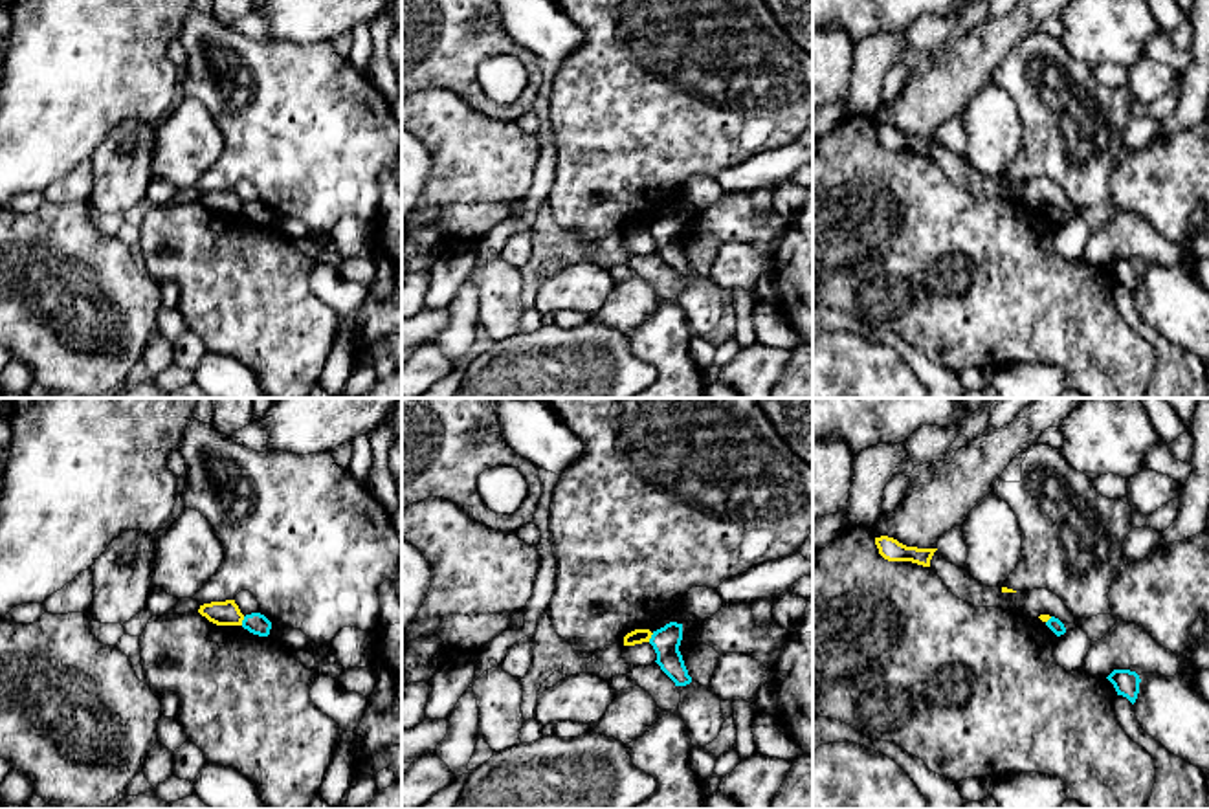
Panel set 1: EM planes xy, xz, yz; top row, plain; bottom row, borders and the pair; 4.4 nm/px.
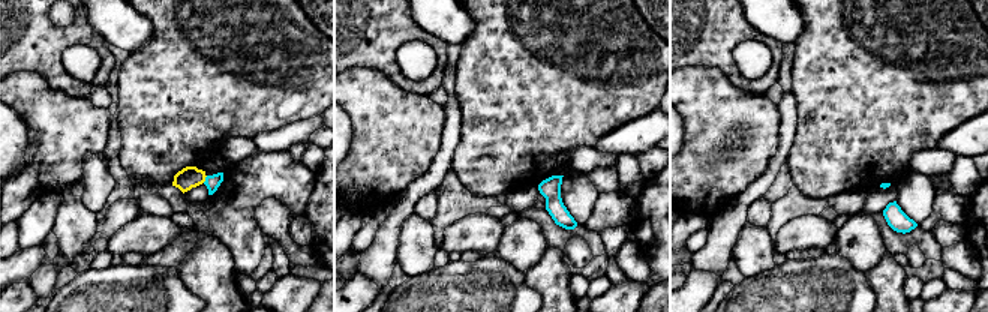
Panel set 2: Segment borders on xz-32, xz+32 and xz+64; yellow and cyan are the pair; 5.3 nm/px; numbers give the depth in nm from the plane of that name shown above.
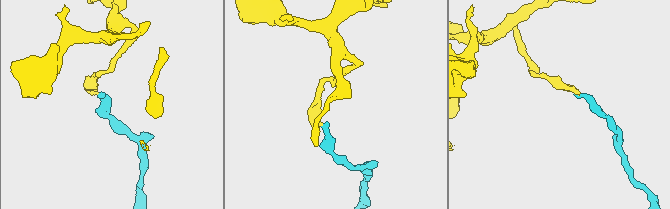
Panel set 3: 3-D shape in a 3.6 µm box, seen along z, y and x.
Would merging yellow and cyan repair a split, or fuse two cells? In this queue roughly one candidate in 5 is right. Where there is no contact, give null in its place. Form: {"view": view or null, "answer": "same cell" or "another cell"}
{"view": "xy", "answer": "another cell"}

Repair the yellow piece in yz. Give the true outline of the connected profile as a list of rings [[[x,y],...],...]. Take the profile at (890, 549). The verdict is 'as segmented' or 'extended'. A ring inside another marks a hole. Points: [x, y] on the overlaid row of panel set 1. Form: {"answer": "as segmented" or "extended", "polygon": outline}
{"answer": "as segmented", "polygon": [[[875,537],[879,554],[888,561],[912,561],[923,567],[930,567],[930,560],[937,549],[906,547],[893,537]]]}

